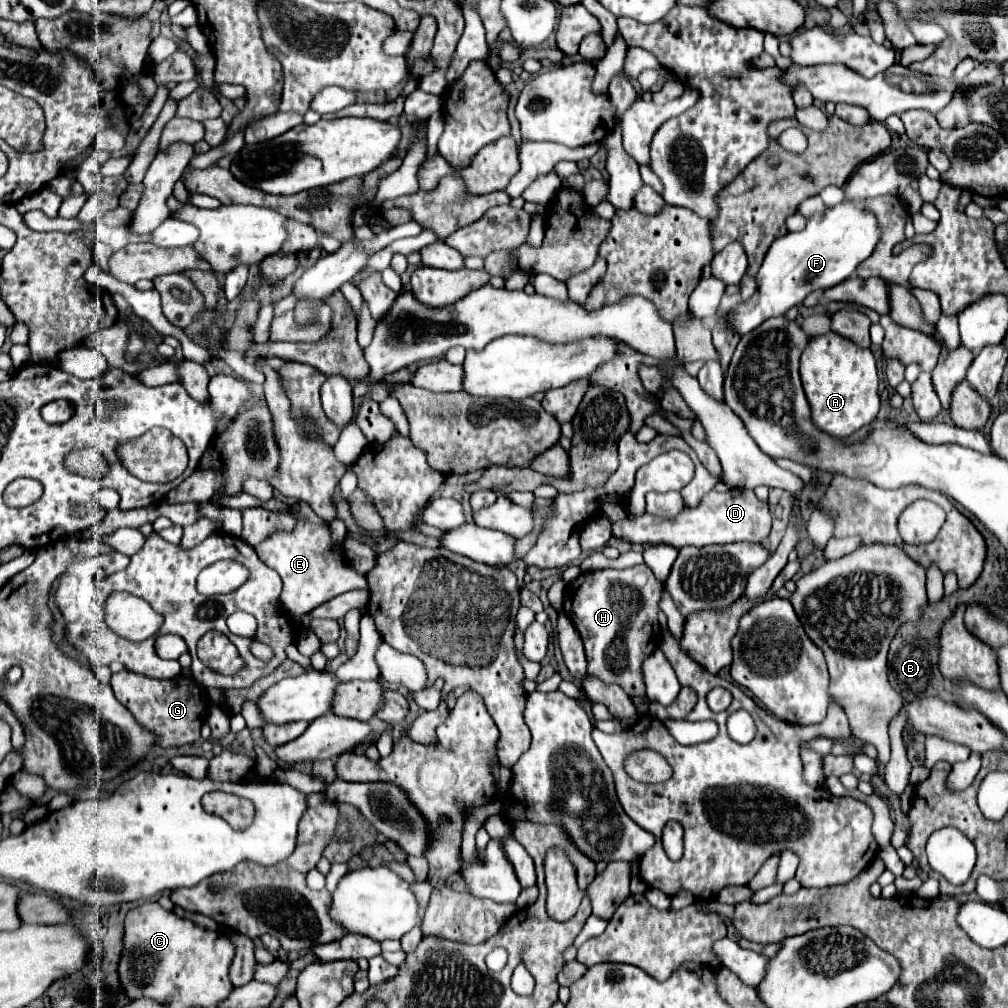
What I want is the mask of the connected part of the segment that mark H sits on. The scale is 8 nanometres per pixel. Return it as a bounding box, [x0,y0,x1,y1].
[564,565,662,697]

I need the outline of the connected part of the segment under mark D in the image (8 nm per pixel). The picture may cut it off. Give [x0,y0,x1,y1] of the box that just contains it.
[612,489,772,549]

